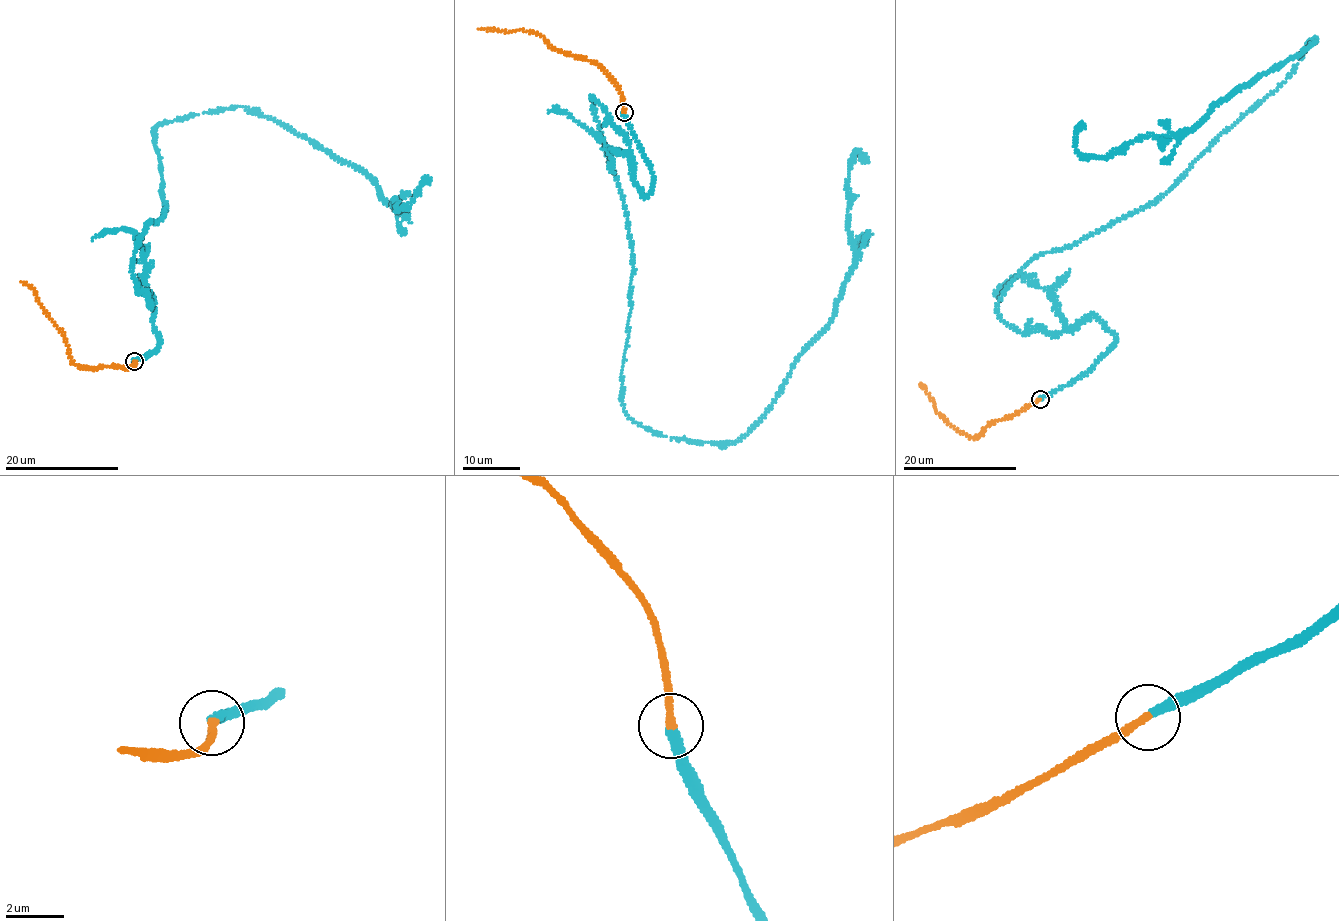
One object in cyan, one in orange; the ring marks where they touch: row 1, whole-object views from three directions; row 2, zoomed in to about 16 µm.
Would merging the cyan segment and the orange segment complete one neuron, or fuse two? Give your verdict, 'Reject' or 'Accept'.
Accept

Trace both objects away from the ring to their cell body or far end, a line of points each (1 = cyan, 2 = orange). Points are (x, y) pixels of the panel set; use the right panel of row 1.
1: (1040, 398), (1115, 336), (1019, 332), (1003, 291), (1149, 206), (1315, 41), (1191, 128), (1105, 157), (1086, 128)
2: (1040, 398), (992, 423), (972, 438), (948, 423), (920, 383)

